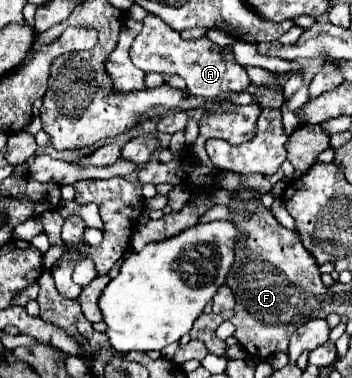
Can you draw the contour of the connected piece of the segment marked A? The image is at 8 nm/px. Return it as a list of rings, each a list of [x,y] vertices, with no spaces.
[[[156,16],[144,18],[142,24],[142,32],[130,46],[130,58],[140,70],[178,74],[186,80],[186,88],[192,96],[202,96],[206,100],[222,100],[232,94],[240,94],[252,84],[246,68],[236,62],[232,46],[218,46],[208,38],[184,40],[176,30]]]

